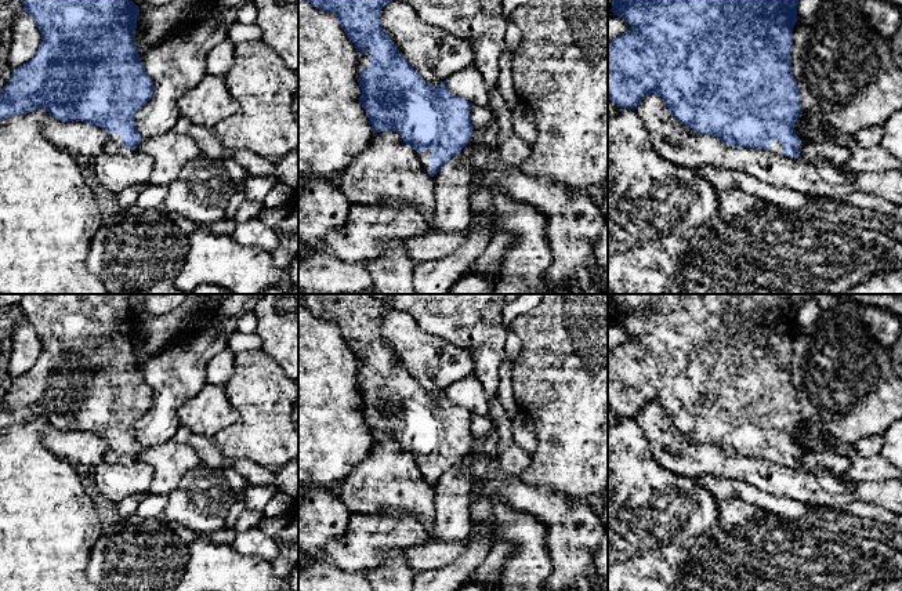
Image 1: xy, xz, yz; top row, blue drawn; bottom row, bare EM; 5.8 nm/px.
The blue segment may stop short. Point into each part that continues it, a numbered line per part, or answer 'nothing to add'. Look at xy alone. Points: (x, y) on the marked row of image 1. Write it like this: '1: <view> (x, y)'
1: xy (113, 147)

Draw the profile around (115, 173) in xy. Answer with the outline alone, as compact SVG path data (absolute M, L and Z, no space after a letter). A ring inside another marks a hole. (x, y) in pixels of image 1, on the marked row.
M99 153L94 157L97 182L113 193L127 186L146 185L153 170L153 159L146 153L133 155Z

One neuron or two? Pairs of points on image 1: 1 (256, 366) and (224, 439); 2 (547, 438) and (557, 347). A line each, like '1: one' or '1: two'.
1: one
2: one

